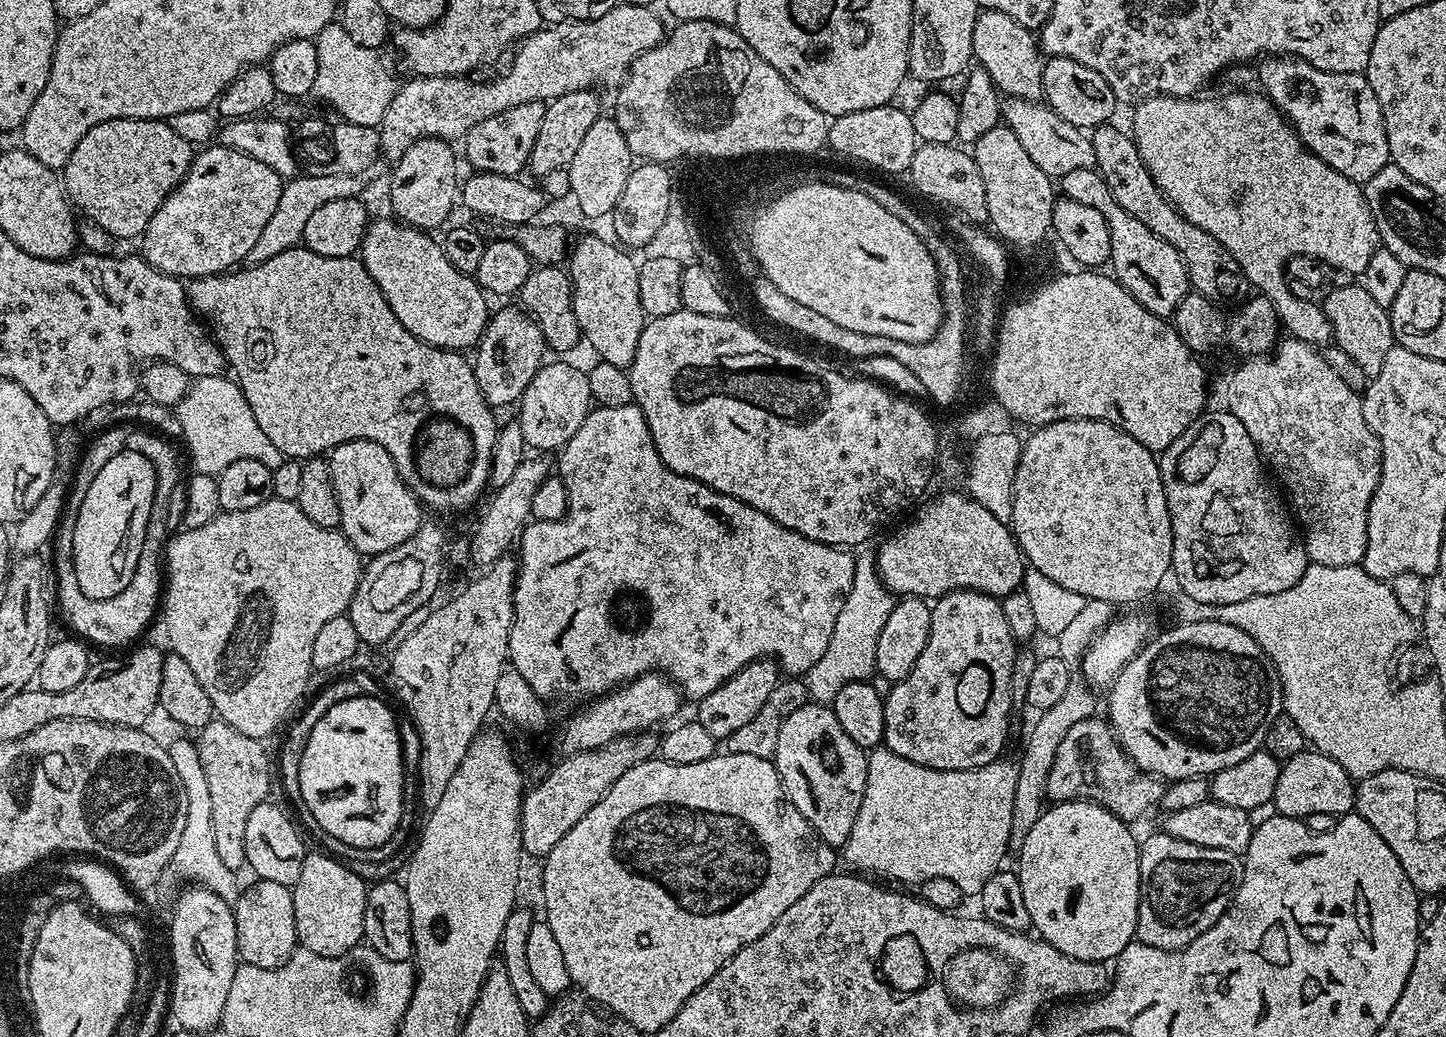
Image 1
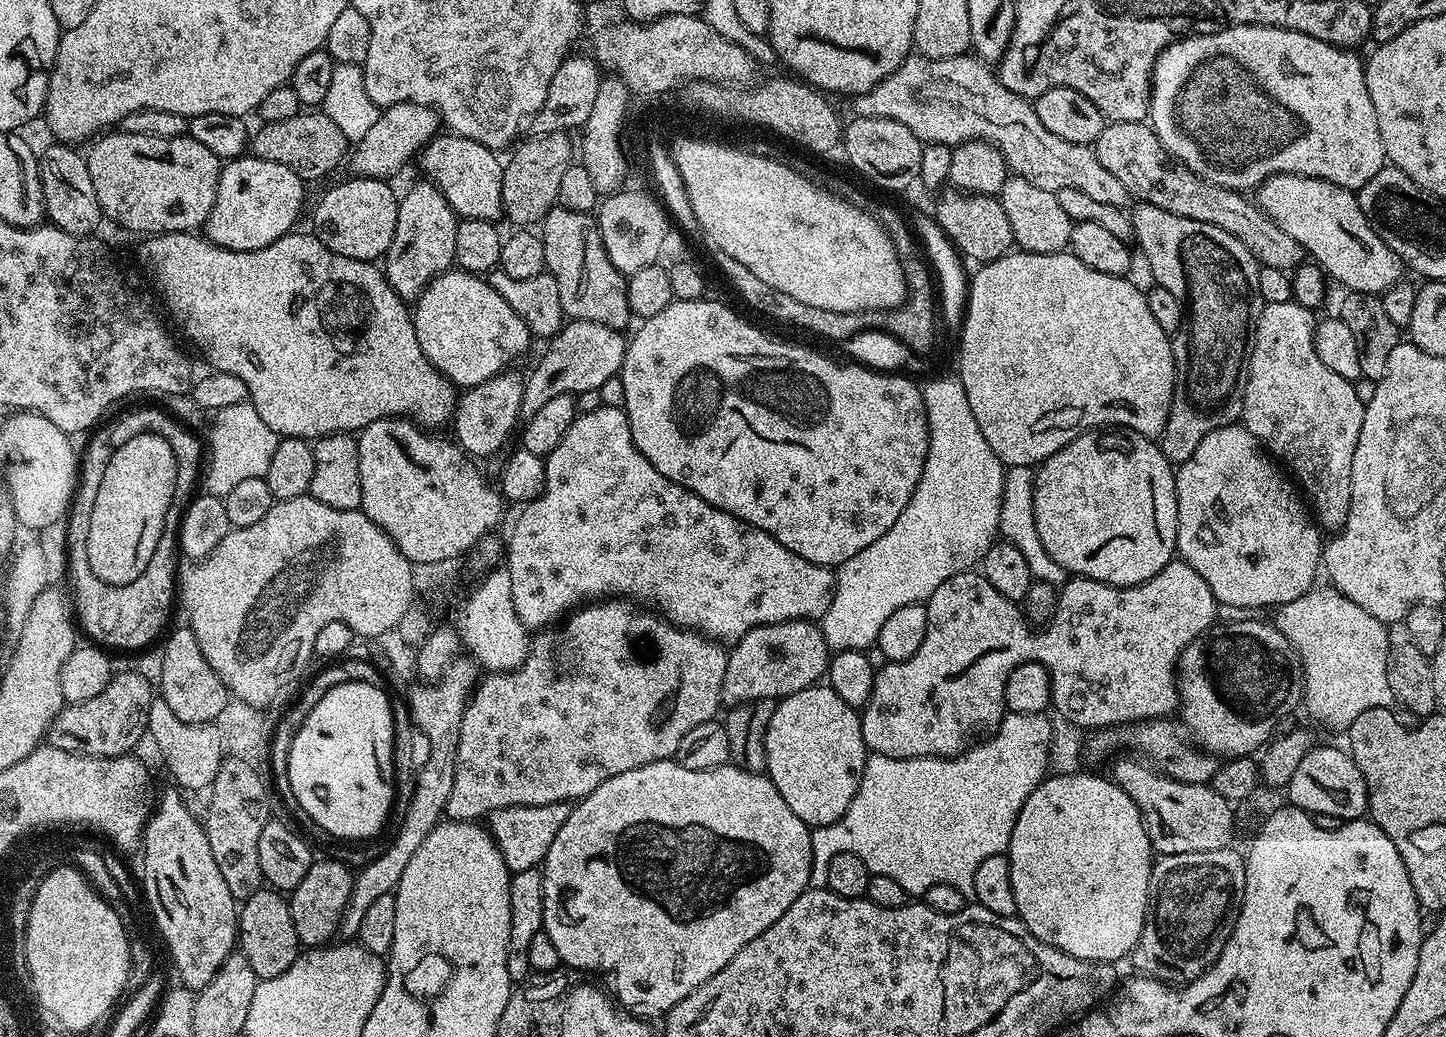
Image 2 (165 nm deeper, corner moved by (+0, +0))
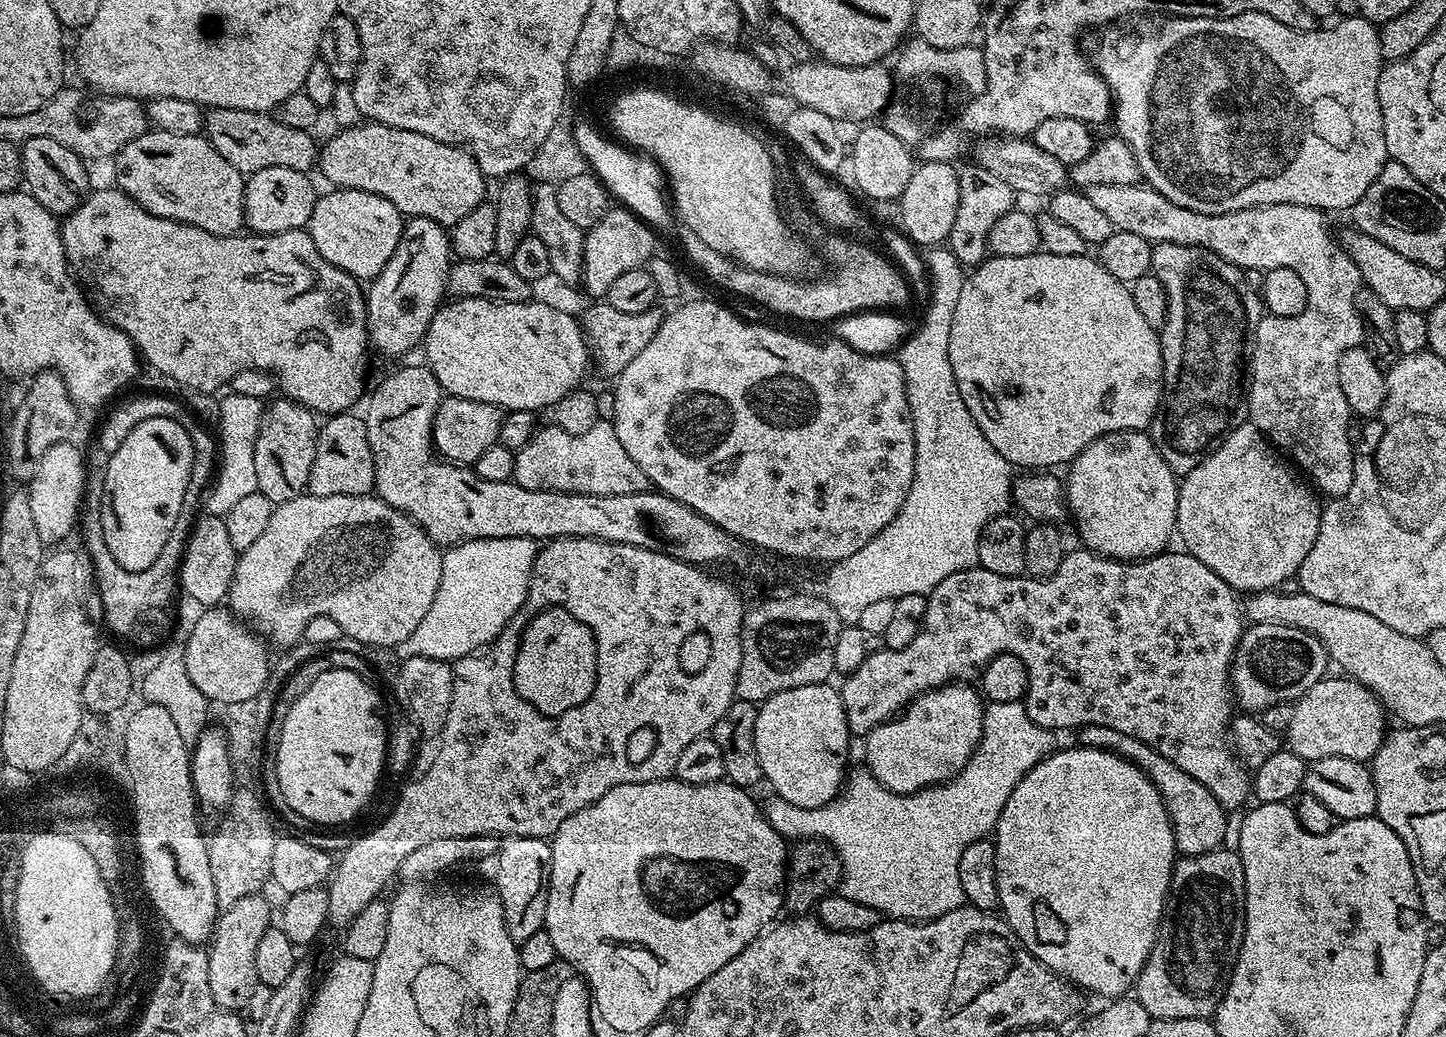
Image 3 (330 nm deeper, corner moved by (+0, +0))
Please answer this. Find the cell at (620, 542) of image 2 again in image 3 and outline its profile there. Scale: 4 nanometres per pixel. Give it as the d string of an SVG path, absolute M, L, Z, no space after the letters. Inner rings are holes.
M598 421L587 434L566 434L566 430L541 427L526 446L516 452L515 483L526 490L581 492L582 494L630 494L649 487L646 474L626 454L611 422Z

